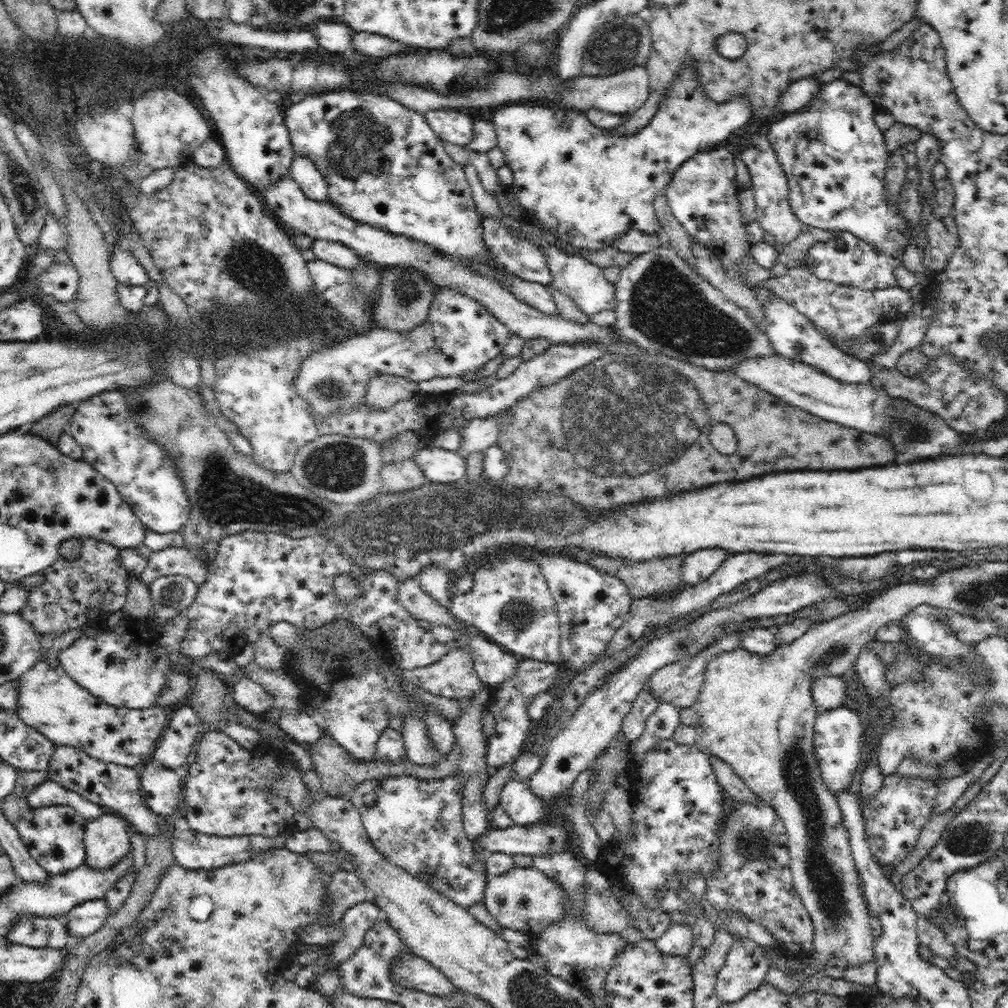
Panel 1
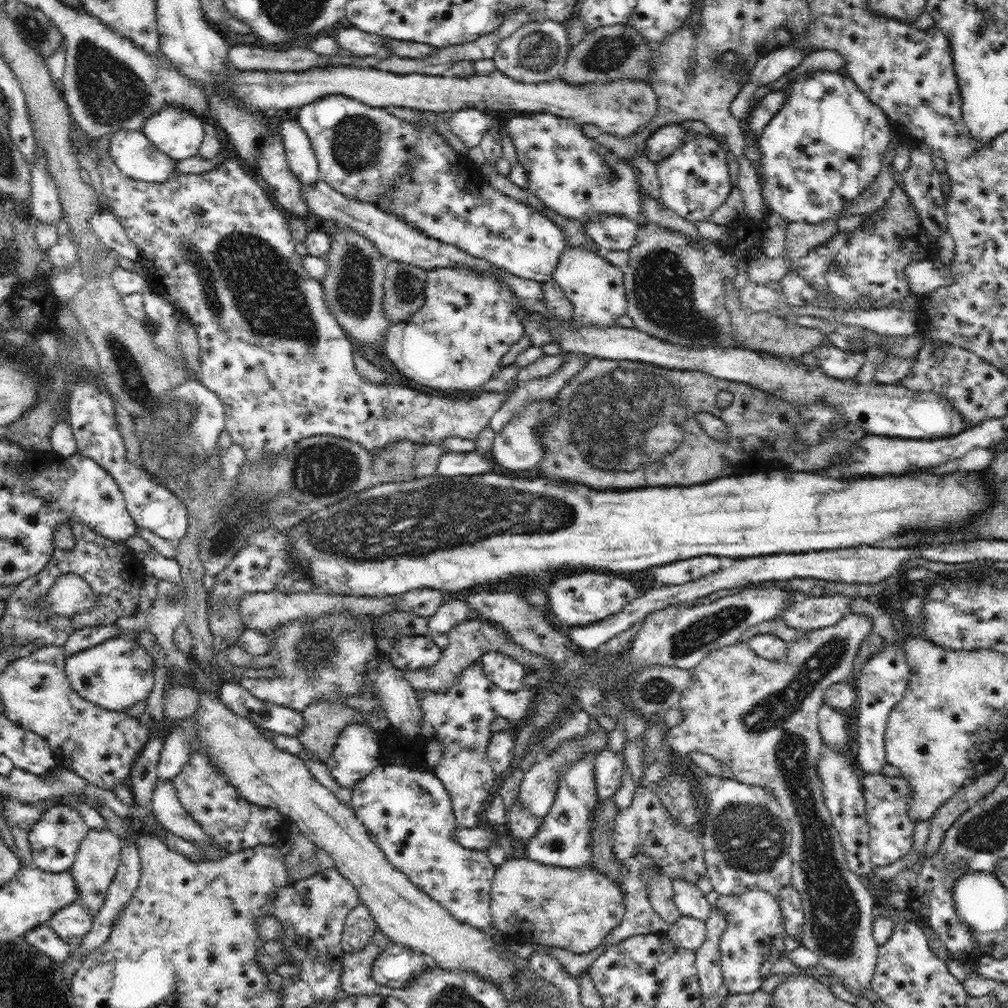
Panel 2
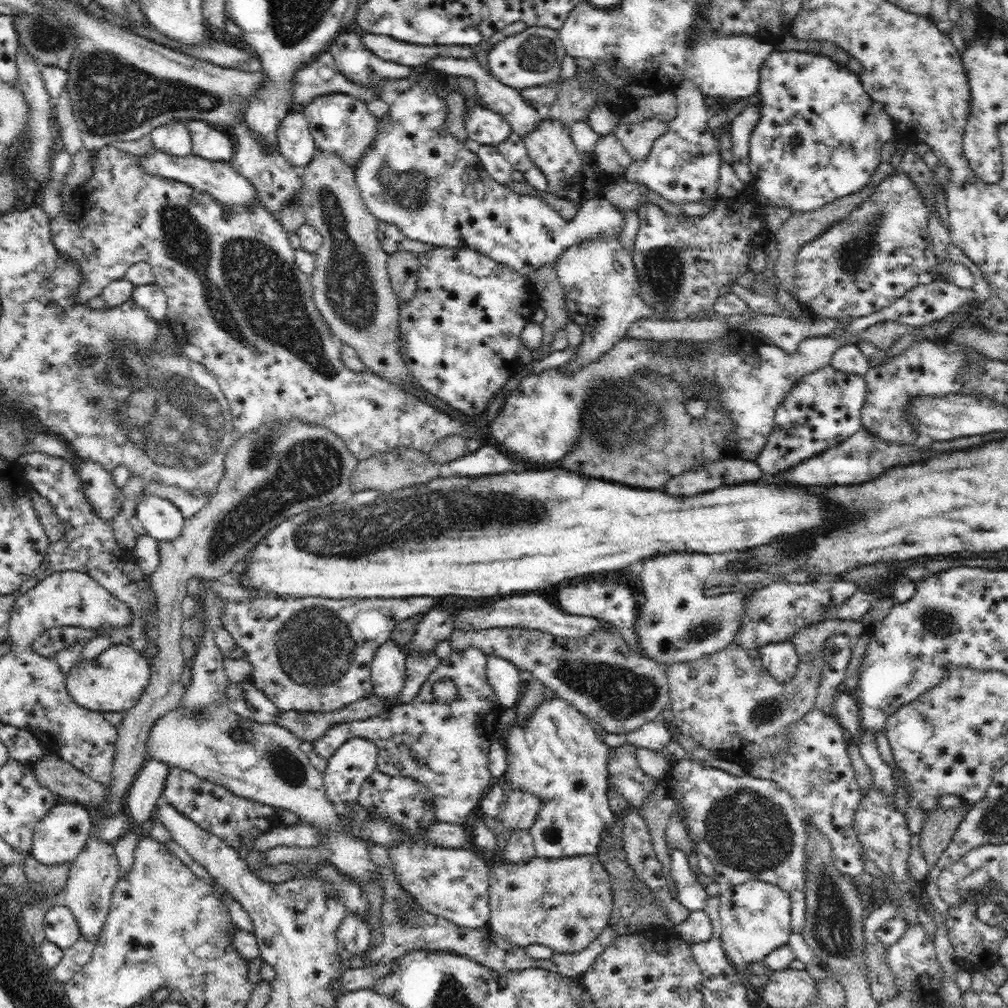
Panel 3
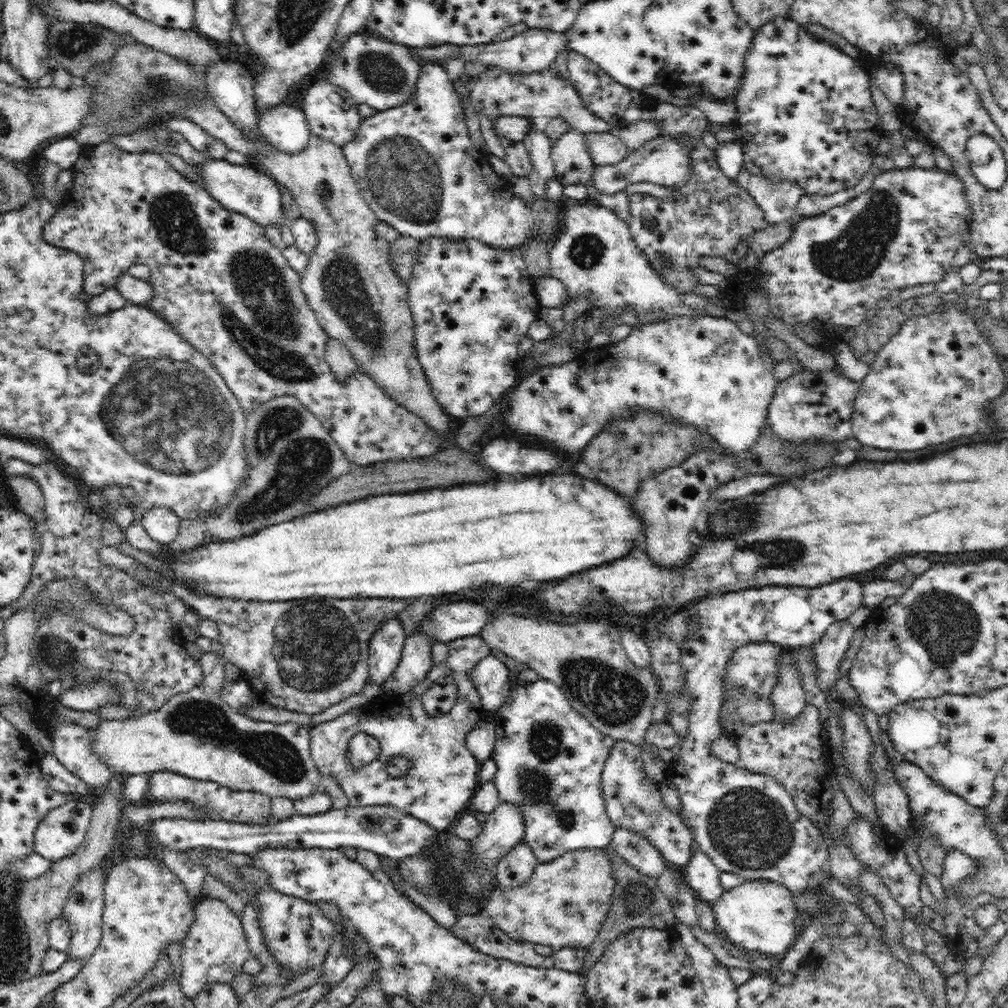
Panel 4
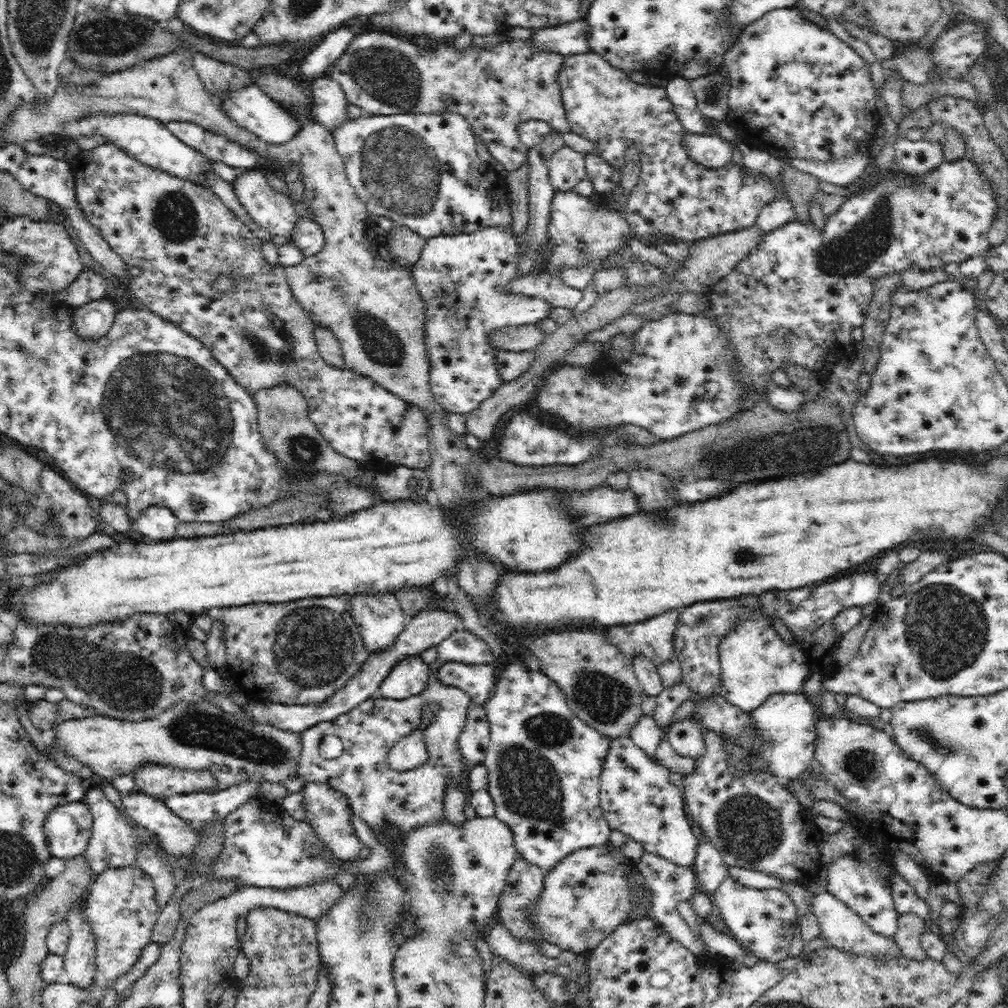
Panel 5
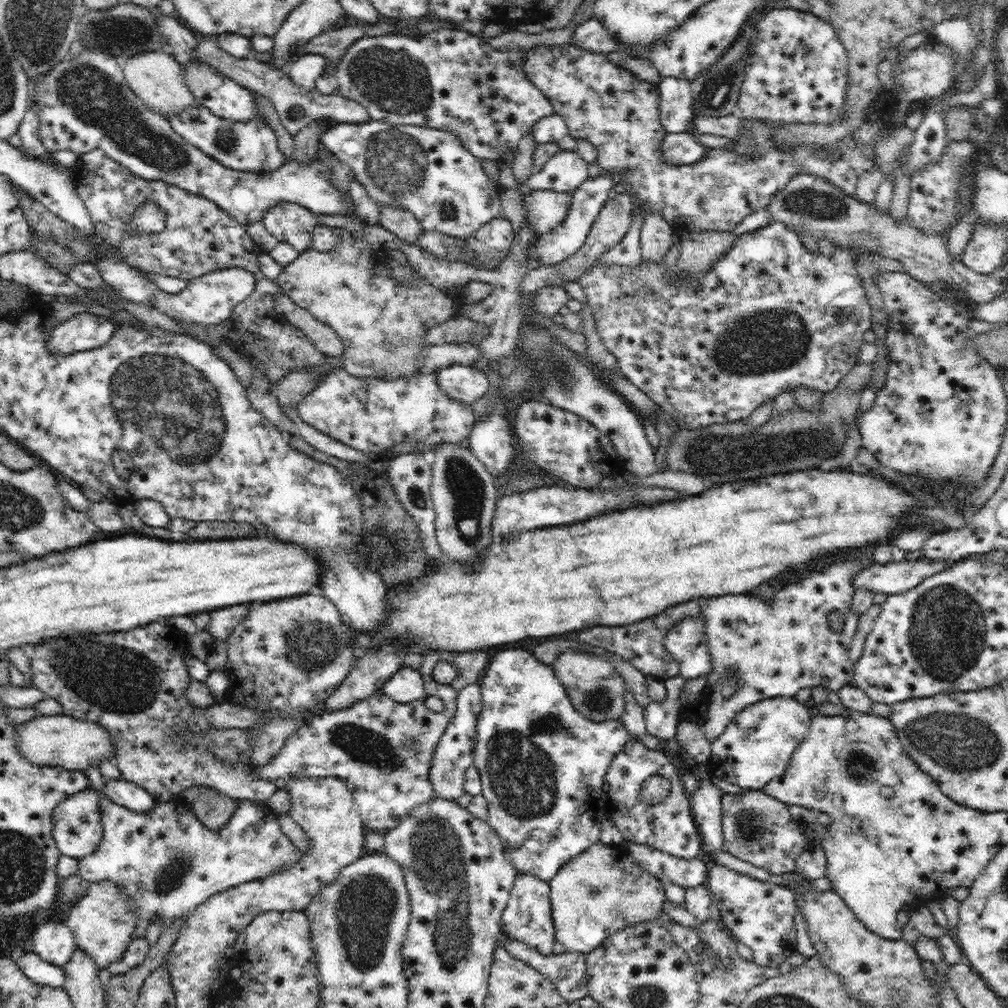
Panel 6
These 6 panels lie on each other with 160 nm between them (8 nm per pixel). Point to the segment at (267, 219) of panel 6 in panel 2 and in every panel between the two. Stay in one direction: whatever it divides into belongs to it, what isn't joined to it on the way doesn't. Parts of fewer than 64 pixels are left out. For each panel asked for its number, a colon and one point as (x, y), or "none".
2: (134, 154)
3: (217, 178)
4: (253, 192)
5: (276, 213)

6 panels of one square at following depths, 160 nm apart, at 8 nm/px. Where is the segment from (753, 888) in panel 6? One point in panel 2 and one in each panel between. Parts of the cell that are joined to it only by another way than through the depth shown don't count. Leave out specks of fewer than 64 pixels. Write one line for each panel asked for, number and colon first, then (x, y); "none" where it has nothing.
2: (753, 940)
3: (756, 918)
4: (758, 915)
5: (763, 921)

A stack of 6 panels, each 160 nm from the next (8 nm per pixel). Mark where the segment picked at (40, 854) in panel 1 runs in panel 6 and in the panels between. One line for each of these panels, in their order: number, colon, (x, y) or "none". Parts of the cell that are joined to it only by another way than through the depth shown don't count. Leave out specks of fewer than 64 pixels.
2: (54, 840)
3: (62, 834)
4: (62, 831)
5: (68, 827)
6: (77, 828)

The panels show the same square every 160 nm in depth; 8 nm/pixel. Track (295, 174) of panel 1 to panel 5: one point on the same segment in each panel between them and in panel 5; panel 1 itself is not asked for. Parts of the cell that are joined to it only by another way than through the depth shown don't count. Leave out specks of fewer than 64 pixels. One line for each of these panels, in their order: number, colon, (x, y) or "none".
2: (301, 158)
3: (294, 140)
4: (284, 126)
5: (250, 107)

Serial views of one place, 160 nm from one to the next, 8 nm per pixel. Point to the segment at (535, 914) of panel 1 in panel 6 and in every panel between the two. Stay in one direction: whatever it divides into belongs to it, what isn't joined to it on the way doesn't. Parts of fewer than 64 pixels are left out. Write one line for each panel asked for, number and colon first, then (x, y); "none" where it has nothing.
2: (576, 910)
3: (515, 890)
4: (565, 902)
5: (586, 896)
6: (602, 890)

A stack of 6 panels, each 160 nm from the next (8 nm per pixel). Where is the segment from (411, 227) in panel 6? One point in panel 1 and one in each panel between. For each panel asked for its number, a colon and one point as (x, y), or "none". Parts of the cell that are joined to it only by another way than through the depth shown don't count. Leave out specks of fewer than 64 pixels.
1: (406, 296)
2: (405, 285)
3: (402, 266)
4: (403, 252)
5: (405, 246)

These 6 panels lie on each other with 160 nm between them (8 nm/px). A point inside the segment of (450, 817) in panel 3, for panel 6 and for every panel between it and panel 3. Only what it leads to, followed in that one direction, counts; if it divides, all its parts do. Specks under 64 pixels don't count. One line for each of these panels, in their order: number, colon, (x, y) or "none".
4: (444, 775)
5: (378, 795)
6: (382, 750)

